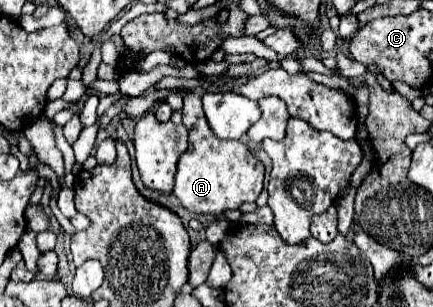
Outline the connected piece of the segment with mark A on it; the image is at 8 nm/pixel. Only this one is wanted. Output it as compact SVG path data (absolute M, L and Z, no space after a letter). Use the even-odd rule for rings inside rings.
M187 93L181 109L183 125L189 127L189 149L181 155L175 175L175 197L193 213L219 217L225 209L237 209L245 201L255 201L263 189L263 163L247 149L243 141L223 141L211 133L203 117L201 97Z

